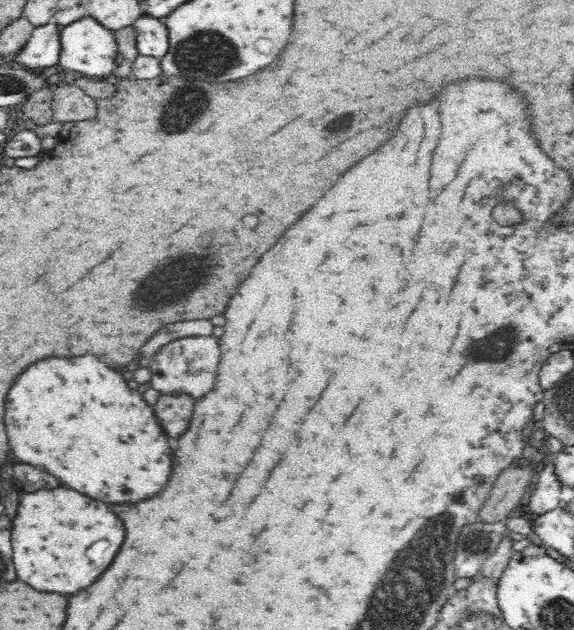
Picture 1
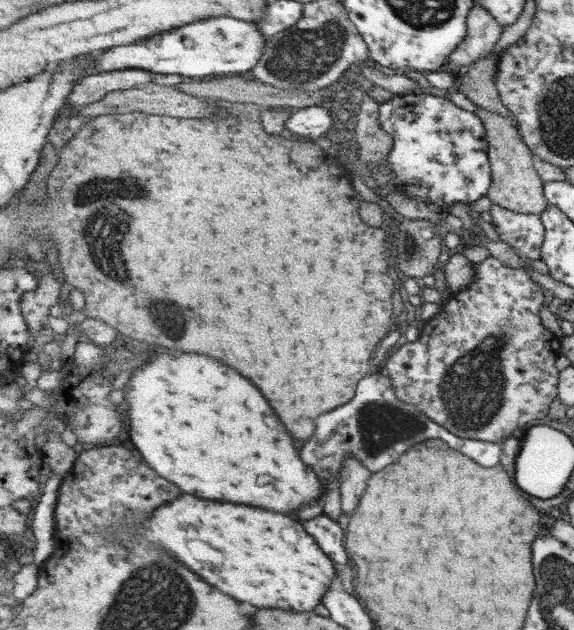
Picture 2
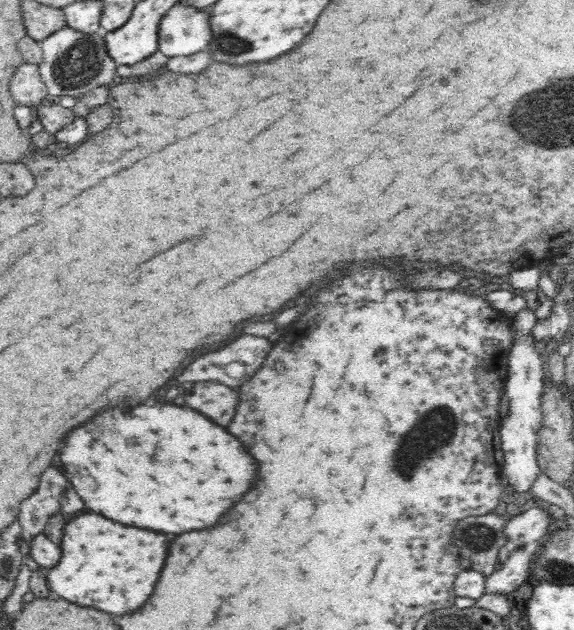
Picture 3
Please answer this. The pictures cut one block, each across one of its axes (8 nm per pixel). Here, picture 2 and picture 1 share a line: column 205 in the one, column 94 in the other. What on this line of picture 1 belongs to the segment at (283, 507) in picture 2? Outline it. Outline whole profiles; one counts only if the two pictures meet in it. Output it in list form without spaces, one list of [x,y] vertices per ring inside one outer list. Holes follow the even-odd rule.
[[[96,356],[44,358],[28,366],[8,392],[4,422],[10,452],[18,460],[40,466],[72,490],[102,502],[144,500],[164,488],[172,470],[172,448],[160,424],[156,424],[156,416],[152,416],[152,408],[136,390],[128,388],[118,372],[110,370]]]

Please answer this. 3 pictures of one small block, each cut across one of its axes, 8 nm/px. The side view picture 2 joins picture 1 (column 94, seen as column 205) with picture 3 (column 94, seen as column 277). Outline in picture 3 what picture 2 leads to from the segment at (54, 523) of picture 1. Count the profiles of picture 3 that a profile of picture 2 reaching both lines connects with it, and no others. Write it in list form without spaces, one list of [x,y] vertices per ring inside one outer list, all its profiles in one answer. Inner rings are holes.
[[[84,512],[66,522],[60,548],[60,562],[54,568],[46,568],[50,592],[80,606],[124,614],[140,608],[152,594],[156,576],[164,566],[168,540],[160,532],[124,526],[104,516]]]

